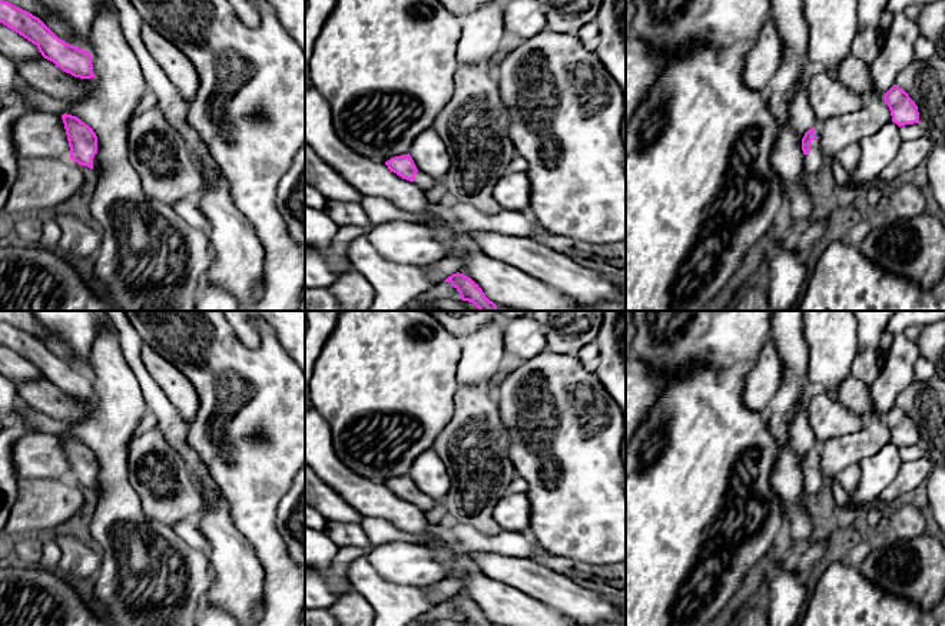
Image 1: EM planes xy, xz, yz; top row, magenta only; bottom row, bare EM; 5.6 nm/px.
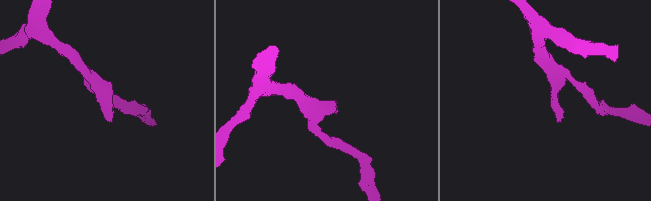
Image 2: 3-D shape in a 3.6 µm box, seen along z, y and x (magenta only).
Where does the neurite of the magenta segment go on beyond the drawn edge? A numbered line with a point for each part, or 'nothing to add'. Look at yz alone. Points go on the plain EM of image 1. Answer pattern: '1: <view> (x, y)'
1: yz (813, 482)

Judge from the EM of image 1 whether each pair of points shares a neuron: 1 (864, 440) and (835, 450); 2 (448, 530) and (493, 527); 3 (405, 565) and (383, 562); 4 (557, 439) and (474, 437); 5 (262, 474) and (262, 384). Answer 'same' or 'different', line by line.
1: same
2: different
3: same
4: different
5: same

